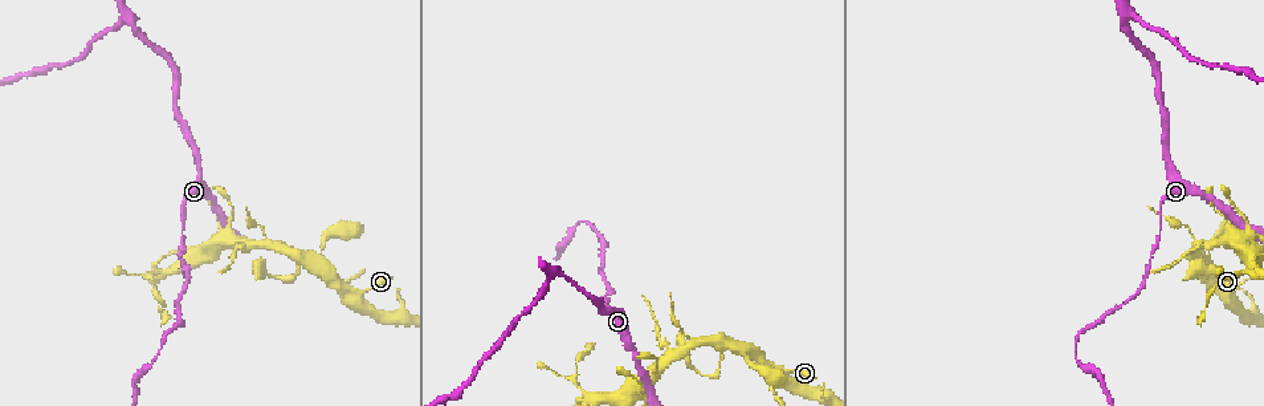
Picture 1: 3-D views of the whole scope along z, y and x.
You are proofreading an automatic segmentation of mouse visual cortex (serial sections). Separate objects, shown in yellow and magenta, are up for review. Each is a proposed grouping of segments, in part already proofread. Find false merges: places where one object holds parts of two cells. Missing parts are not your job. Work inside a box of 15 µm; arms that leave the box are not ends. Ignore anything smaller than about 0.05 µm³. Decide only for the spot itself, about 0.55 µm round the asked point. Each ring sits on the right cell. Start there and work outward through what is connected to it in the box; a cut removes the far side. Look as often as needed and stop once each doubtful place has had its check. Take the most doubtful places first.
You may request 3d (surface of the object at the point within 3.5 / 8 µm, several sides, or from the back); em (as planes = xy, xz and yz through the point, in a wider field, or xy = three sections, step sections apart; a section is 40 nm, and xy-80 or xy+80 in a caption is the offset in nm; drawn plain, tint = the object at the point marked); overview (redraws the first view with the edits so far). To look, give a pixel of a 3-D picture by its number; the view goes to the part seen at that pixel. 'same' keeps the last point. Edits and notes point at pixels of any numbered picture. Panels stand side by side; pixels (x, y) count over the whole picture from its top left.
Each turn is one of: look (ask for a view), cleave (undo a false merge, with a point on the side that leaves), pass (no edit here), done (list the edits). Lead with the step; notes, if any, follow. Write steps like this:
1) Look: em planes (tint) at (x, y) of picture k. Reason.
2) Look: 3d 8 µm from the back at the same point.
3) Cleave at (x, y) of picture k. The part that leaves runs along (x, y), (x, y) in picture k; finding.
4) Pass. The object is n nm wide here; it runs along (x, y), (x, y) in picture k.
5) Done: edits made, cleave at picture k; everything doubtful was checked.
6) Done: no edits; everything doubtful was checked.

Look: 3d 3.5 µm at (581, 386) of picture 1.

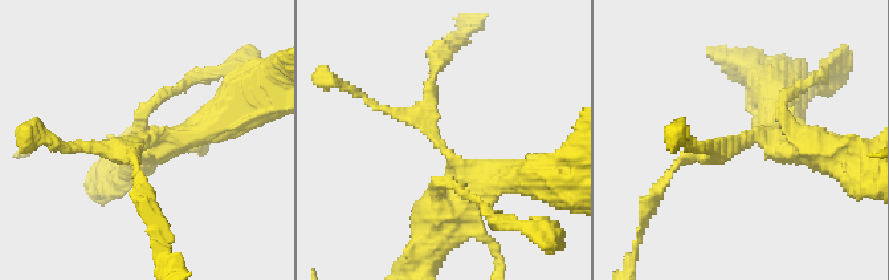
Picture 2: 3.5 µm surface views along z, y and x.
Look: em planes (tint) at (448, 149) of picture 2. Now the EM.

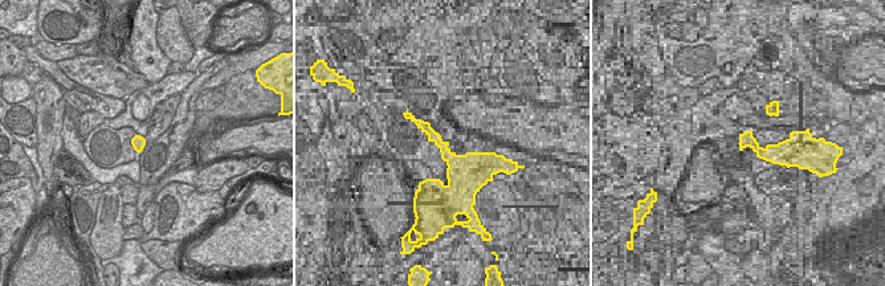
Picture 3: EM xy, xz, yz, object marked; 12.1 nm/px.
Pass. It runs along (520, 174), (459, 167), (423, 120), (431, 80) in picture 2; all the same cell.

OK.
Look: 3d 3.5 µm at (126, 16) of picture 1. Two arms in line, one across.

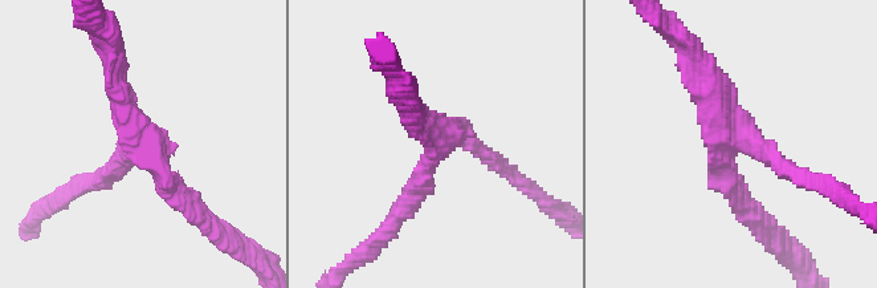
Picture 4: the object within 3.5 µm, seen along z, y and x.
Pass. 3 arms meet here; it runs along (489, 159), (449, 132), (404, 203) in picture 4; continuous, no second cell.

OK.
Look: 3d 3.5 µm at (298, 275) of picture 1. Narrows sharply.

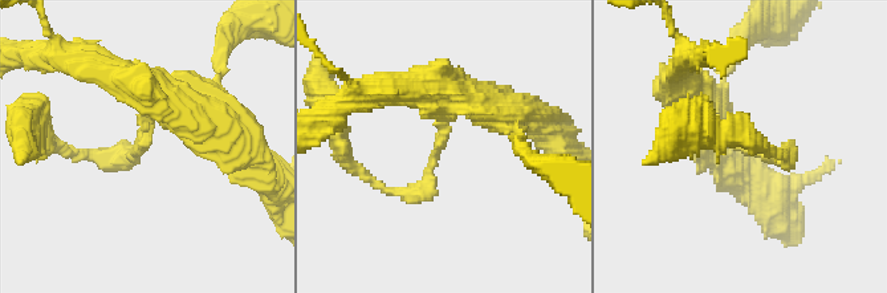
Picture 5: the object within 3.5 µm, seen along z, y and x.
Look: em planes (tint) at (142, 151) of picture 5. The arms are 200, 250 nm wide.

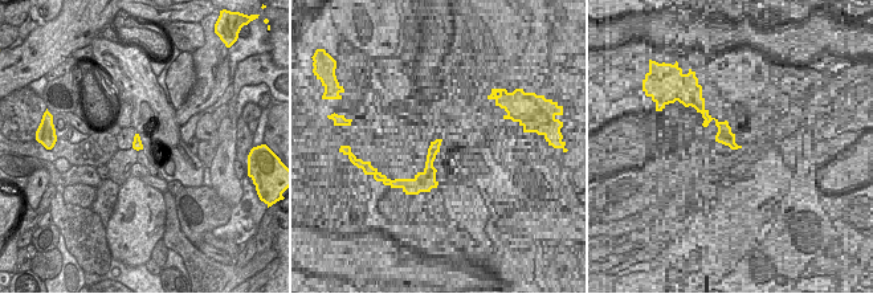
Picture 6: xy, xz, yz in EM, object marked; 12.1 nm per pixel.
Pass. It runs along (454, 97), (428, 186), (375, 186) in picture 5; continuous, no second cell.

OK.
Done: no edits; everything doubtful was checked.

